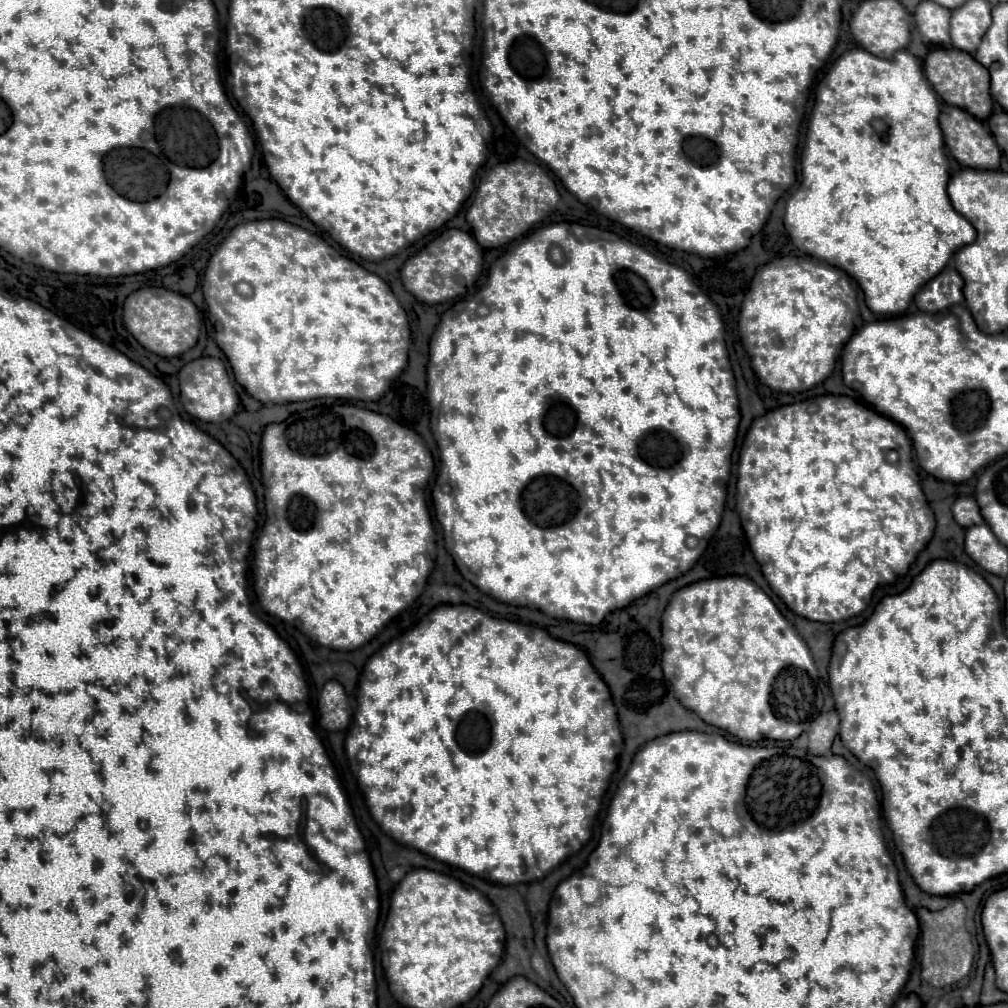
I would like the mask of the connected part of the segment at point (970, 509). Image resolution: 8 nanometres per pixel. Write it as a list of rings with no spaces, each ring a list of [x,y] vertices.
[[[960,497],[954,503],[952,513],[954,513],[954,521],[960,527],[972,527],[972,525],[978,525],[978,523],[984,523],[980,507],[978,507],[978,503],[972,497]]]

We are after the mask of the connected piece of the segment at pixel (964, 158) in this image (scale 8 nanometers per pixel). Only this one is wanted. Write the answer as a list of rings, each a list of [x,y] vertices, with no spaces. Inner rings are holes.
[[[942,105],[940,127],[946,147],[962,167],[988,171],[1000,167],[1000,149],[994,143],[994,137],[970,113]]]

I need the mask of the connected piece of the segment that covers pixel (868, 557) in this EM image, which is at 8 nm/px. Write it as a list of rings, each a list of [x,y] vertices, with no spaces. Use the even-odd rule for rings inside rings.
[[[822,395],[822,397],[802,401],[802,403],[784,405],[784,407],[778,407],[758,419],[754,419],[752,427],[744,439],[742,451],[740,451],[736,487],[738,487],[736,509],[740,513],[742,529],[746,533],[750,549],[754,553],[754,559],[758,561],[760,569],[762,569],[762,575],[766,577],[772,591],[790,610],[810,621],[836,623],[836,621],[844,621],[844,619],[850,619],[850,617],[856,617],[858,613],[862,613],[868,607],[868,603],[872,601],[872,595],[878,585],[892,585],[902,575],[908,573],[910,565],[916,561],[918,553],[928,545],[928,541],[932,539],[932,533],[934,533],[934,513],[918,483],[918,473],[912,463],[912,443],[910,443],[906,431],[902,431],[902,427],[898,427],[898,423],[886,419],[884,415],[878,415],[876,411],[872,411],[872,409],[864,407],[862,403],[856,403],[854,399],[844,397],[844,395]],[[892,449],[900,453],[900,463],[896,463],[896,465],[890,465],[886,461],[886,453]]]

